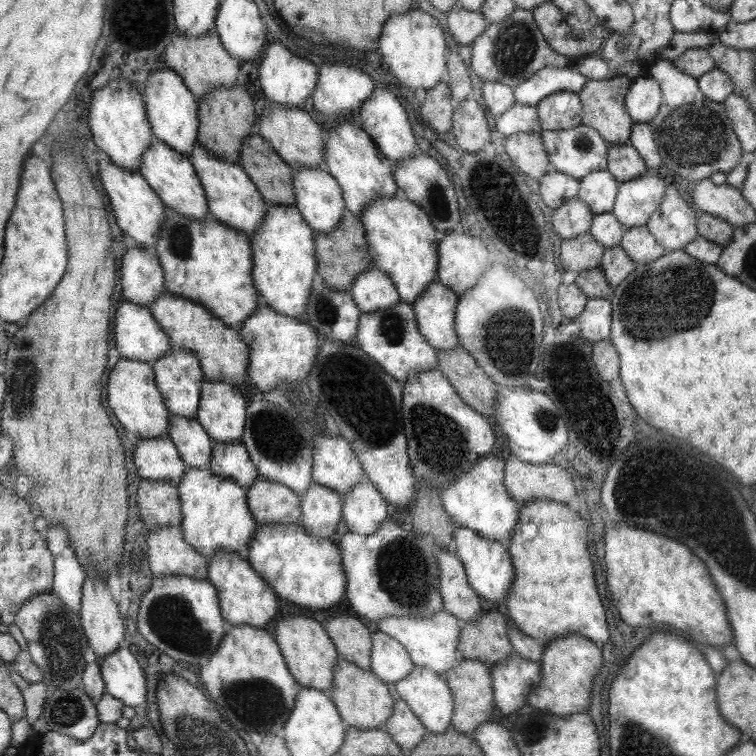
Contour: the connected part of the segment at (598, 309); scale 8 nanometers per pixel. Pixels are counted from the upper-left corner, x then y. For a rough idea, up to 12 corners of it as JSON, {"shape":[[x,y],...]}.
{"shape":[[588,298],[579,317],[581,338],[608,339],[613,313],[607,299]]}

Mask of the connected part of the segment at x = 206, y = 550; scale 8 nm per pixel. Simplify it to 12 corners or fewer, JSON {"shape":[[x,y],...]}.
{"shape":[[186,467],[182,535],[204,557],[243,553],[255,530],[245,490]]}

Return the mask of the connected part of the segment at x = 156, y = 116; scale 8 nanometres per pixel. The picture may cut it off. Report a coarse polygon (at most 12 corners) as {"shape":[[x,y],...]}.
{"shape":[[161,66],[143,96],[155,138],[187,156],[198,144],[198,103]]}

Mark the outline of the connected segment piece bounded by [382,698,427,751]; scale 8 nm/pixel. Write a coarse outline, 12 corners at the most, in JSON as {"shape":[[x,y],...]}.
{"shape":[[395,699],[382,729],[407,751],[427,732],[409,705]]}

